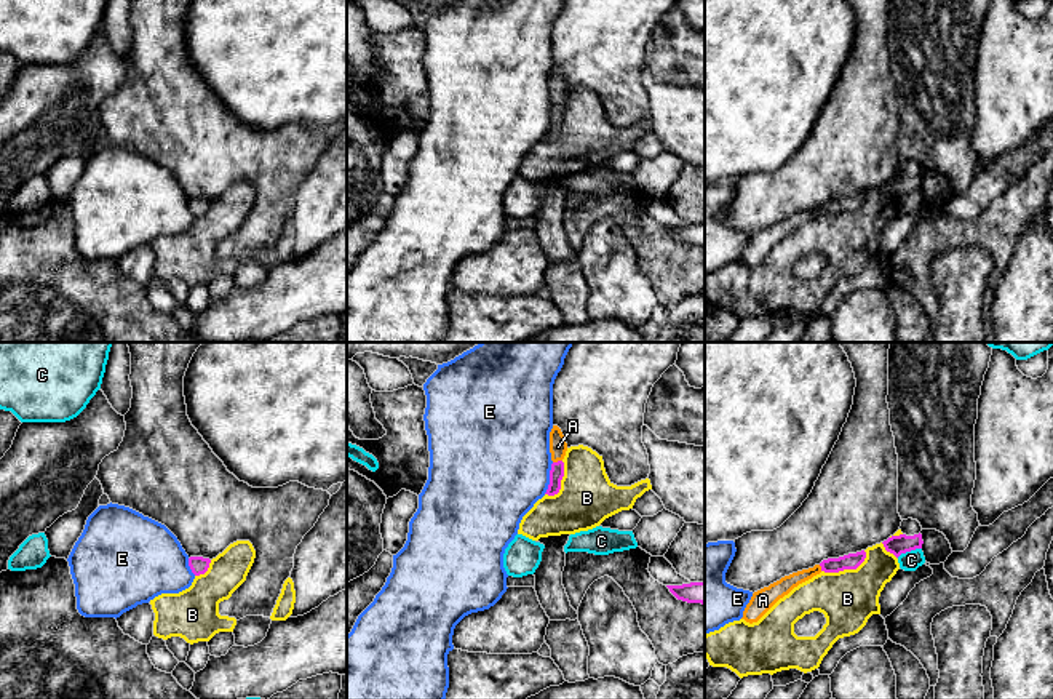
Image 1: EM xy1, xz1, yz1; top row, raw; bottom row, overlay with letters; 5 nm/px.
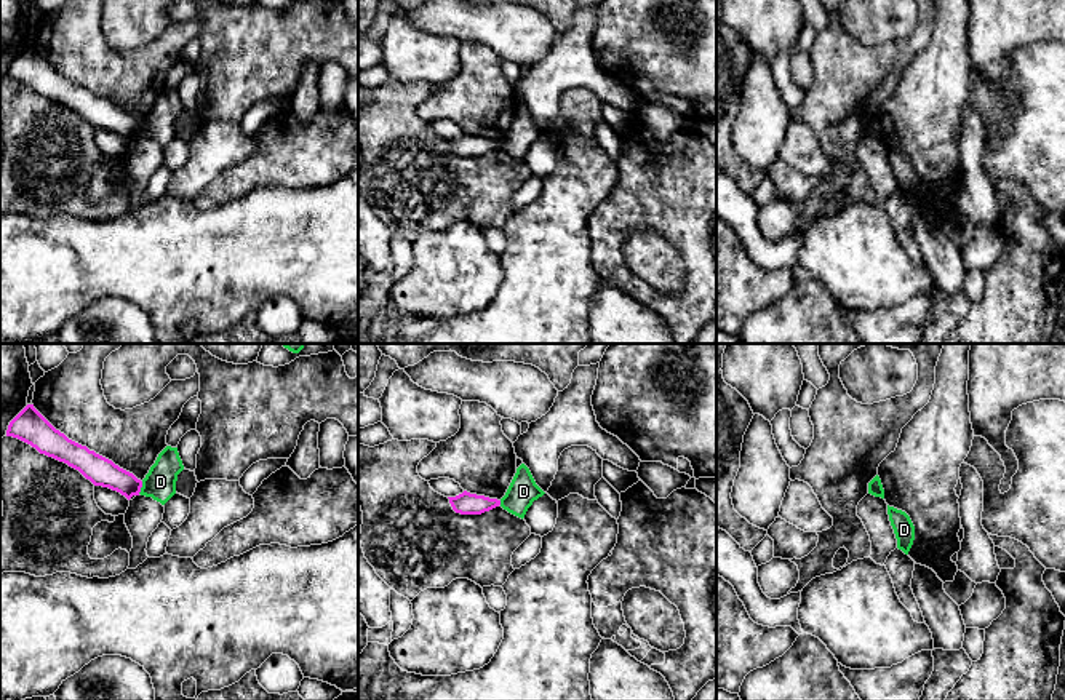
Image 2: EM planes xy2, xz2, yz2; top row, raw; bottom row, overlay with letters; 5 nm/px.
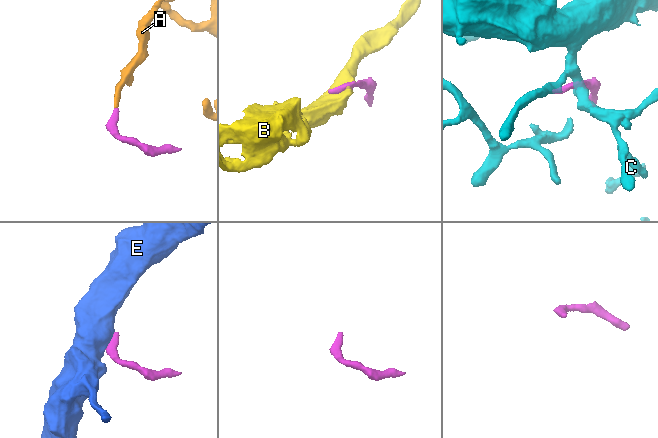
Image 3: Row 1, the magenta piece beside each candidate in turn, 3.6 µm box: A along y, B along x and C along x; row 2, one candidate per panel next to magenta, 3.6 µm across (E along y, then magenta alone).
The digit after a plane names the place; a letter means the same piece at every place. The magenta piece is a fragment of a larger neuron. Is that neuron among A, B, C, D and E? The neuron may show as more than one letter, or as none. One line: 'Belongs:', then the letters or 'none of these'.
Belongs: A

